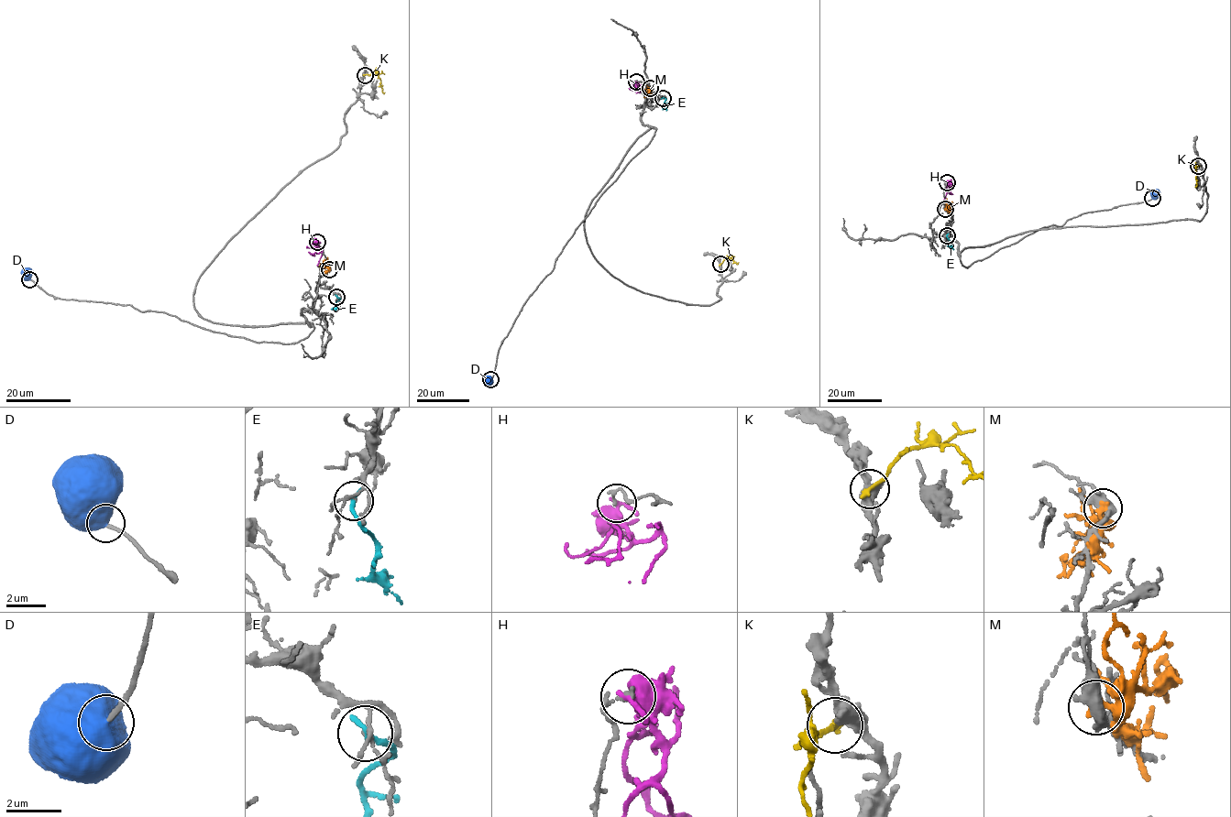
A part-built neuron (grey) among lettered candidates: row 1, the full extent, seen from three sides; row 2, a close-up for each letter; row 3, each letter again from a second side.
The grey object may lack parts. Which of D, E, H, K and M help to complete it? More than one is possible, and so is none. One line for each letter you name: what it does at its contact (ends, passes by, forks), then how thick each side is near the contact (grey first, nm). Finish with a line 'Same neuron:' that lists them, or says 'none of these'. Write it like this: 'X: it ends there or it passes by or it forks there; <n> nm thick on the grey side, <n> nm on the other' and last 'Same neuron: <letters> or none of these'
D: it ends there; 160 nm thick on the grey side, 900 nm on the other
Same neuron: D

